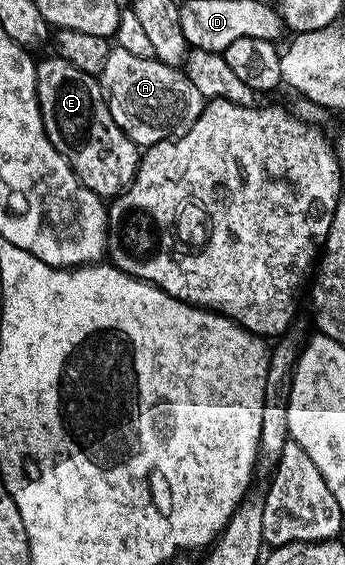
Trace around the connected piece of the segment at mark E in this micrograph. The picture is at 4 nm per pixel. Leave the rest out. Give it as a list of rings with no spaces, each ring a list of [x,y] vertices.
[[[57,55],[37,62],[36,91],[44,131],[52,139],[52,147],[68,159],[72,171],[97,197],[113,199],[134,182],[140,160],[139,146],[126,138],[126,133],[115,123],[106,105],[99,78],[92,73],[72,67]]]

